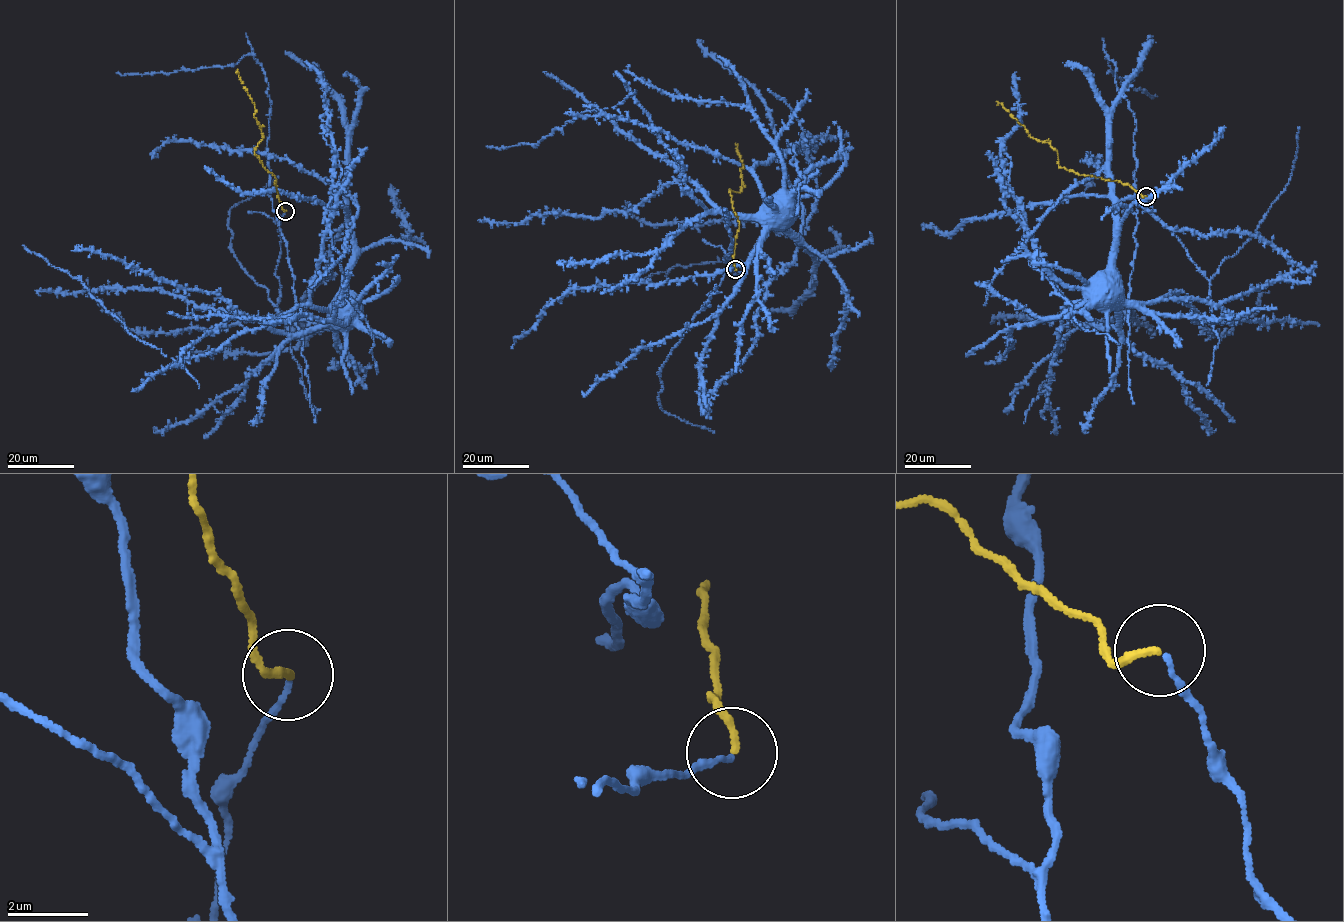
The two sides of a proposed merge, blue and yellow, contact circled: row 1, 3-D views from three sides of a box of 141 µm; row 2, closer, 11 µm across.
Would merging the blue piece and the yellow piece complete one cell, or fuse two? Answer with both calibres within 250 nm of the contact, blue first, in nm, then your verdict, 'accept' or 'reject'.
140 nm thick on the blue side, 170 nm on the other; accept

